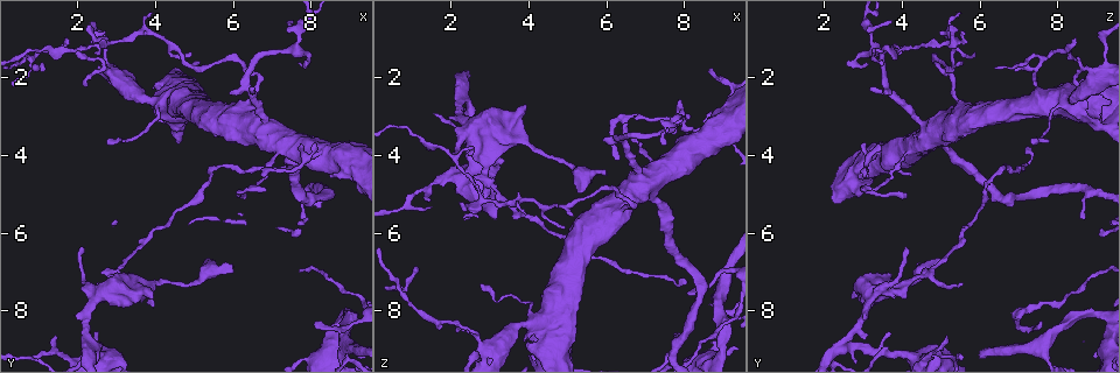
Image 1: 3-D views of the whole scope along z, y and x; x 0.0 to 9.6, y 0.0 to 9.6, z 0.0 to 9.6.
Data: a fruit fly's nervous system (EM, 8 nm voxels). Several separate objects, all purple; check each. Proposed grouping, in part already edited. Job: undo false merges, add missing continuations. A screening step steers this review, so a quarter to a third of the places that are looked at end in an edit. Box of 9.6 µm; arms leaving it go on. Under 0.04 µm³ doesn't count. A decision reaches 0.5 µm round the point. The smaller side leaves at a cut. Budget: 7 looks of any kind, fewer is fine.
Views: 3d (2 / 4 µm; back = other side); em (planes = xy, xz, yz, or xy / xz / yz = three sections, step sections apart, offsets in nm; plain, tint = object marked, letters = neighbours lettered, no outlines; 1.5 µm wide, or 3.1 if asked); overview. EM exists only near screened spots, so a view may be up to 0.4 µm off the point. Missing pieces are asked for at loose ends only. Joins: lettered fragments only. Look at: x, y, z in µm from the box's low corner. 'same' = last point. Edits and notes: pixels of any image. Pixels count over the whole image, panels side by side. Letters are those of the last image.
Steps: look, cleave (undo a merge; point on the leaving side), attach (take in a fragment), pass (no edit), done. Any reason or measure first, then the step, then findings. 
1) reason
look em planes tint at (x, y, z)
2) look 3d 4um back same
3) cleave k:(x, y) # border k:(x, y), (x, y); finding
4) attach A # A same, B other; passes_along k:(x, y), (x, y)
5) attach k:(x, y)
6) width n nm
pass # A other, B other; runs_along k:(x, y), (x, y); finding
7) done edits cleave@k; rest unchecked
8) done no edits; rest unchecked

sharp bend
look em yz step 4 letters at (4.95, 1.75, 5.30)

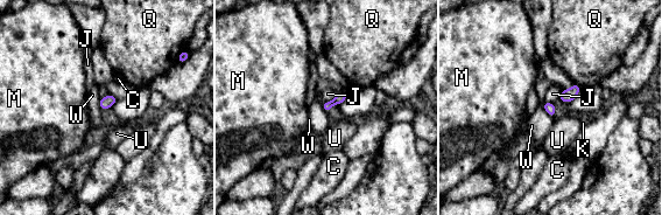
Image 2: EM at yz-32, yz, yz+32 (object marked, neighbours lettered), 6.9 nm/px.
pass # C other, J other, K other, M other, Q other, U other, W other; border 2:(541, 103), (542, 108), (553, 118); one cell here

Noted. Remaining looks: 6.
branch stops here
look em planes tint at (2.55, 7.30, 5.60)

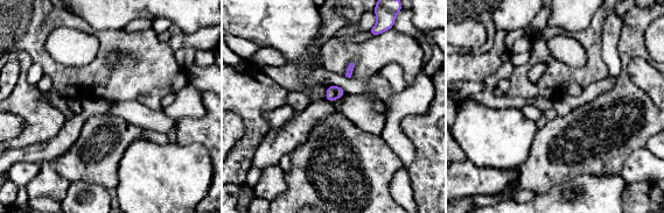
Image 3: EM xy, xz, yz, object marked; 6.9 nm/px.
what lies round it
look em planes letters same

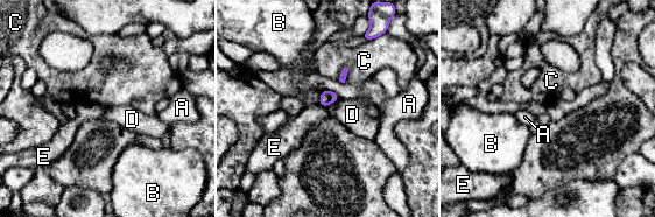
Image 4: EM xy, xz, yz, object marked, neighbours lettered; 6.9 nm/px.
pass # A other, B other, C other, D other, E other; border 4:(339, 97), (324, 107); none of them fits

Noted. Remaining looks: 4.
free end
look em planes plain at (5.45, 6.60, 4.85)

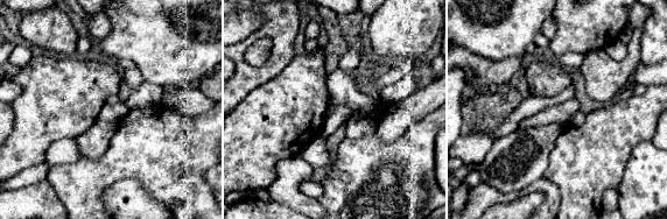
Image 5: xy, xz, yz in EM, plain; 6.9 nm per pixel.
where the object lies
look em planes tint same

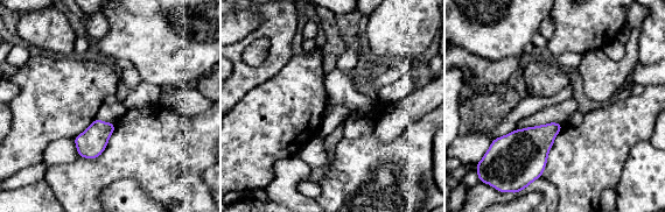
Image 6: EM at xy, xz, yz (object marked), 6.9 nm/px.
see the neighbours
look em planes letters same

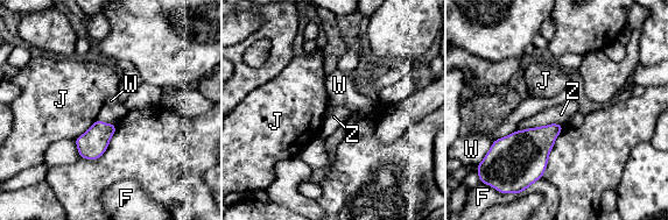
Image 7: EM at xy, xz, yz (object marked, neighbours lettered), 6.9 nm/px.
pass # F other, J other, W other, Z other; none of them fits

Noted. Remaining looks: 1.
done no edits; rest unchecked

